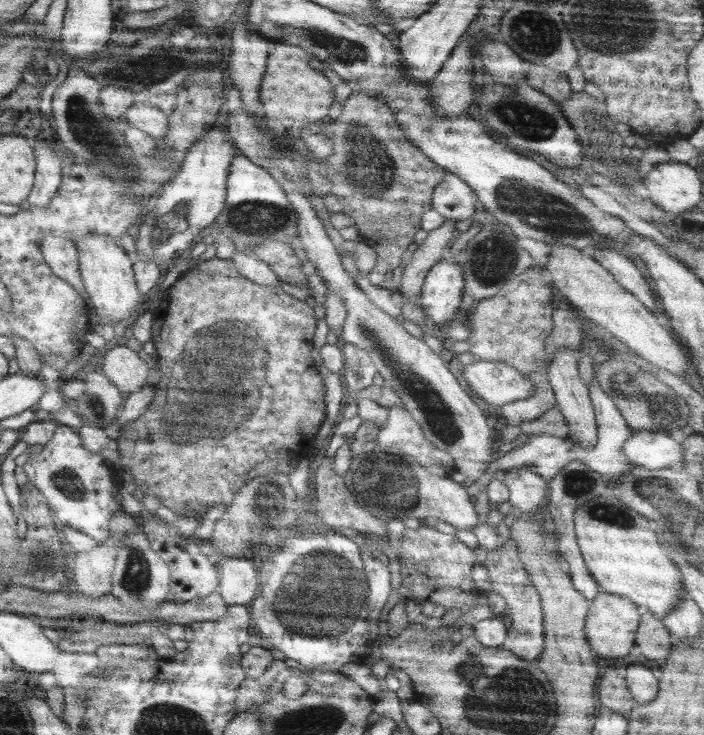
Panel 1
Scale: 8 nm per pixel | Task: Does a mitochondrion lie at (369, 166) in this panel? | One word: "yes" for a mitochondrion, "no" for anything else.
yes

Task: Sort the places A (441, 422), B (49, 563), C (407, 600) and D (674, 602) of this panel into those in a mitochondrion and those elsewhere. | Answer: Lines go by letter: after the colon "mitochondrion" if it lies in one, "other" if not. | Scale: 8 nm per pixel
A: mitochondrion
B: mitochondrion
C: other
D: other

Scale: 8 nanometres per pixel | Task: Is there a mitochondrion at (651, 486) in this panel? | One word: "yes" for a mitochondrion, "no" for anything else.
yes

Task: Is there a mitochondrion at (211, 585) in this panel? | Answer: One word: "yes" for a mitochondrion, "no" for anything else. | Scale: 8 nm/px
no

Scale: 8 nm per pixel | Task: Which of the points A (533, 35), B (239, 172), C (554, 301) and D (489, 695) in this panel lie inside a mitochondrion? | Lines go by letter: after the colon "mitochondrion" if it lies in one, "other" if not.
A: mitochondrion
B: other
C: other
D: mitochondrion

